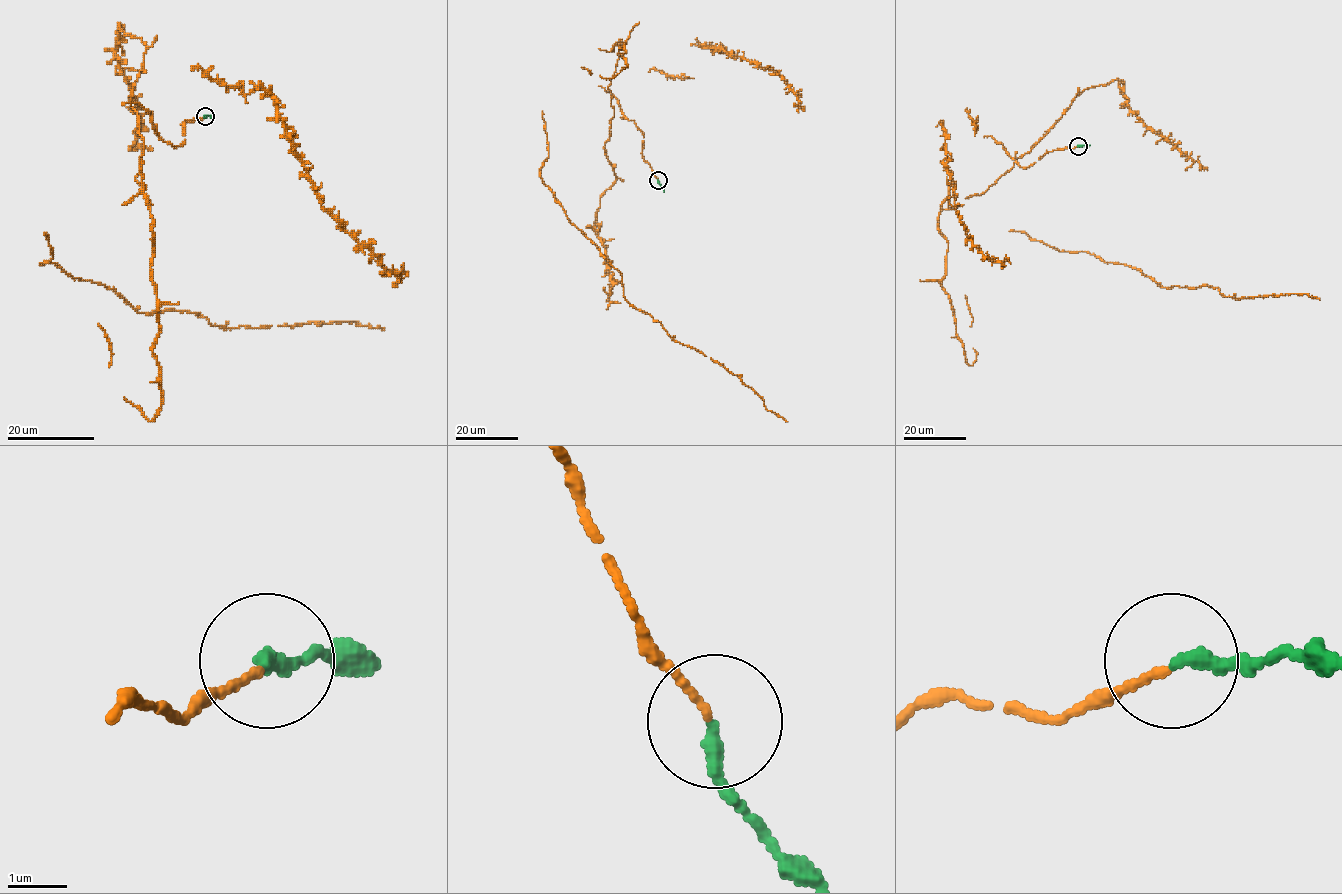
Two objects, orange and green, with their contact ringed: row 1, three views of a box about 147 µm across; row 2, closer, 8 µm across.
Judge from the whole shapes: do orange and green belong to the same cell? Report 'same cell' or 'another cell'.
same cell

